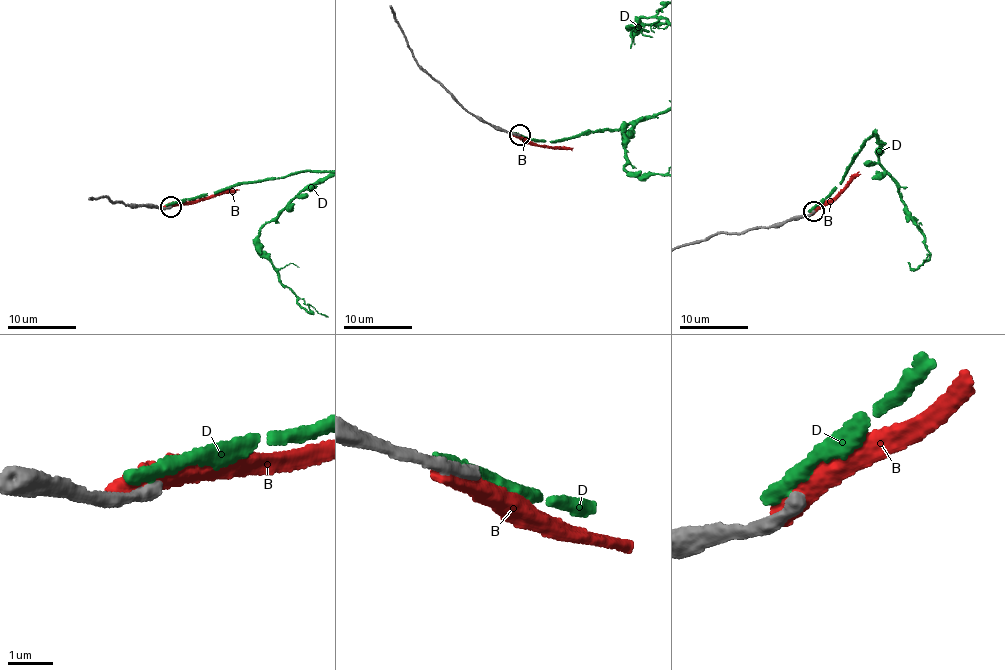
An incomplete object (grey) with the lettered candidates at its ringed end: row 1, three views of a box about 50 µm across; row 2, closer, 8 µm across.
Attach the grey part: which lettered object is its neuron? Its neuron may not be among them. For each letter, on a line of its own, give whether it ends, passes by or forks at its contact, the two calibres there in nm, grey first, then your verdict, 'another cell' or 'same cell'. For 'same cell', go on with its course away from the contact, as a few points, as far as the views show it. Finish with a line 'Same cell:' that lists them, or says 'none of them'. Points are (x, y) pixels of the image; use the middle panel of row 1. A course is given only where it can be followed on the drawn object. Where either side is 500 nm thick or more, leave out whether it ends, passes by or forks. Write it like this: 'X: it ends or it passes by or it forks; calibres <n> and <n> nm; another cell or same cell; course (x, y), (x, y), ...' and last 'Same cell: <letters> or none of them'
B: calibres 360 and 550 nm; another cell
D: it ends; calibres 320 and 400 nm; another cell
Same cell: none of them

